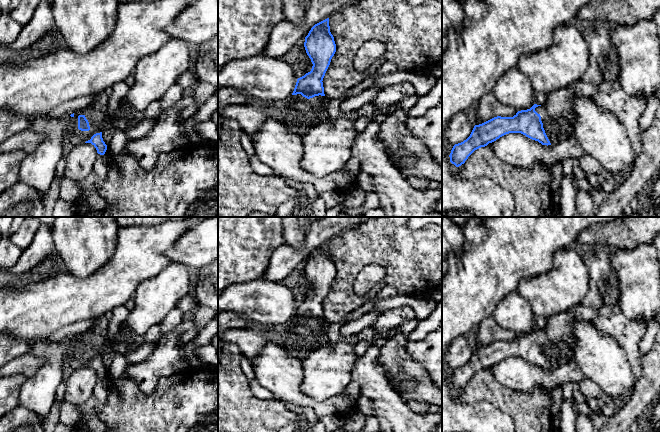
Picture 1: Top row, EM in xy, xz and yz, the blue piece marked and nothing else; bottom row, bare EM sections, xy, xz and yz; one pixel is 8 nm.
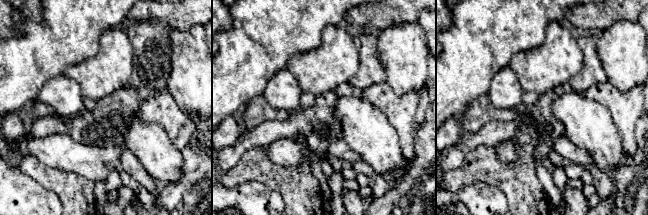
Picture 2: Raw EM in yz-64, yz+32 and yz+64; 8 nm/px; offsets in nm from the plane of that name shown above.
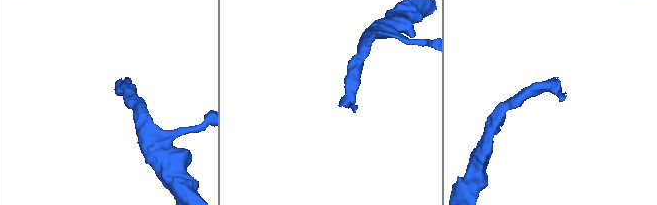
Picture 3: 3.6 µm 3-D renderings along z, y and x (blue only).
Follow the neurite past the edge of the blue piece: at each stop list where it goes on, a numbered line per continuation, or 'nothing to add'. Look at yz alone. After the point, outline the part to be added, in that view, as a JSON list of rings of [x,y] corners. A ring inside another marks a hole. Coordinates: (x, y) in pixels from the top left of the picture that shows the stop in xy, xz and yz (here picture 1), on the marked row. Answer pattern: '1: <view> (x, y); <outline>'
1: yz (557, 116); [[[568,87],[558,89],[547,95],[544,105],[535,108],[541,116],[543,128],[551,145],[575,137],[575,114],[573,112],[575,96],[576,93]]]

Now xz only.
1: xz (301, 115); [[[301,94],[291,95],[290,104],[282,109],[285,115],[282,124],[291,132],[304,137],[311,129],[329,119],[327,105],[325,96],[307,99]]]

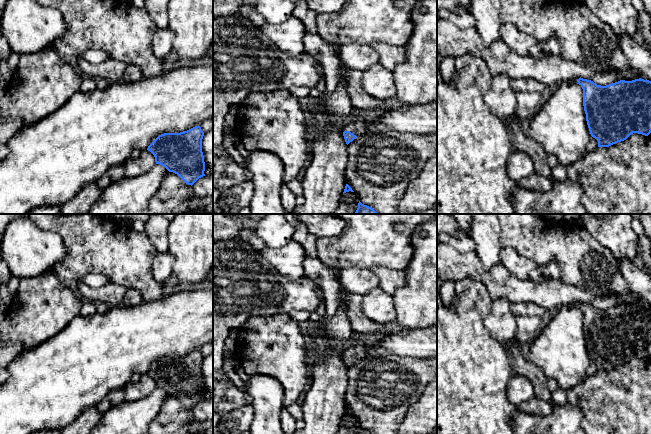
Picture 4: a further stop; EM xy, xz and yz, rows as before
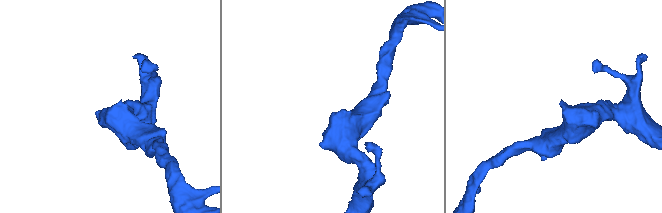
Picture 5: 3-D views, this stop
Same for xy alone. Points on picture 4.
nothing to add

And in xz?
1: xz (356, 125); [[[352,114],[351,118],[349,119],[349,123],[346,126],[345,130],[350,131],[355,136],[358,136],[360,133],[366,131],[365,125],[366,125],[366,123],[365,123],[364,117]]]

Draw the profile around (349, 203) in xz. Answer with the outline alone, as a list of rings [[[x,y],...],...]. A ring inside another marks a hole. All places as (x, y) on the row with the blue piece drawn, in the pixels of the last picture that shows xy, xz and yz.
[[[346,192],[334,214],[354,214],[358,208],[359,196],[355,192]]]

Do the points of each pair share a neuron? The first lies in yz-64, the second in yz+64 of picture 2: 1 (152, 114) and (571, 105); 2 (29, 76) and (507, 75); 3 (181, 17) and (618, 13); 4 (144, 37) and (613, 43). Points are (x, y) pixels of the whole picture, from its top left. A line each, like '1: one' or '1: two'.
1: two
2: two
3: one
4: two

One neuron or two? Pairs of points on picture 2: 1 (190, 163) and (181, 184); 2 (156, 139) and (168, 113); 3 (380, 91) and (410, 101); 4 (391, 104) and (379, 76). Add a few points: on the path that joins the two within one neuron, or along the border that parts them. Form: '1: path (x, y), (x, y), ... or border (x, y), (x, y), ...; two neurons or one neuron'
1: path (190, 168), (190, 175), (186, 179); one neuron
2: border (140, 116), (145, 123), (159, 123), (172, 141); two neurons
3: path (387, 98), (390, 101), (403, 101); one neuron
4: border (385, 80), (373, 83); two neurons

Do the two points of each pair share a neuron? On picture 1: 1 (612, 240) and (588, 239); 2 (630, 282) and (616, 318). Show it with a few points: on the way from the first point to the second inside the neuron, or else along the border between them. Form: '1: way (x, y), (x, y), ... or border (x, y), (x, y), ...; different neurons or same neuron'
1: way (606, 239), (594, 239); same neuron
2: border (617, 304), (629, 318), (641, 318); different neurons

